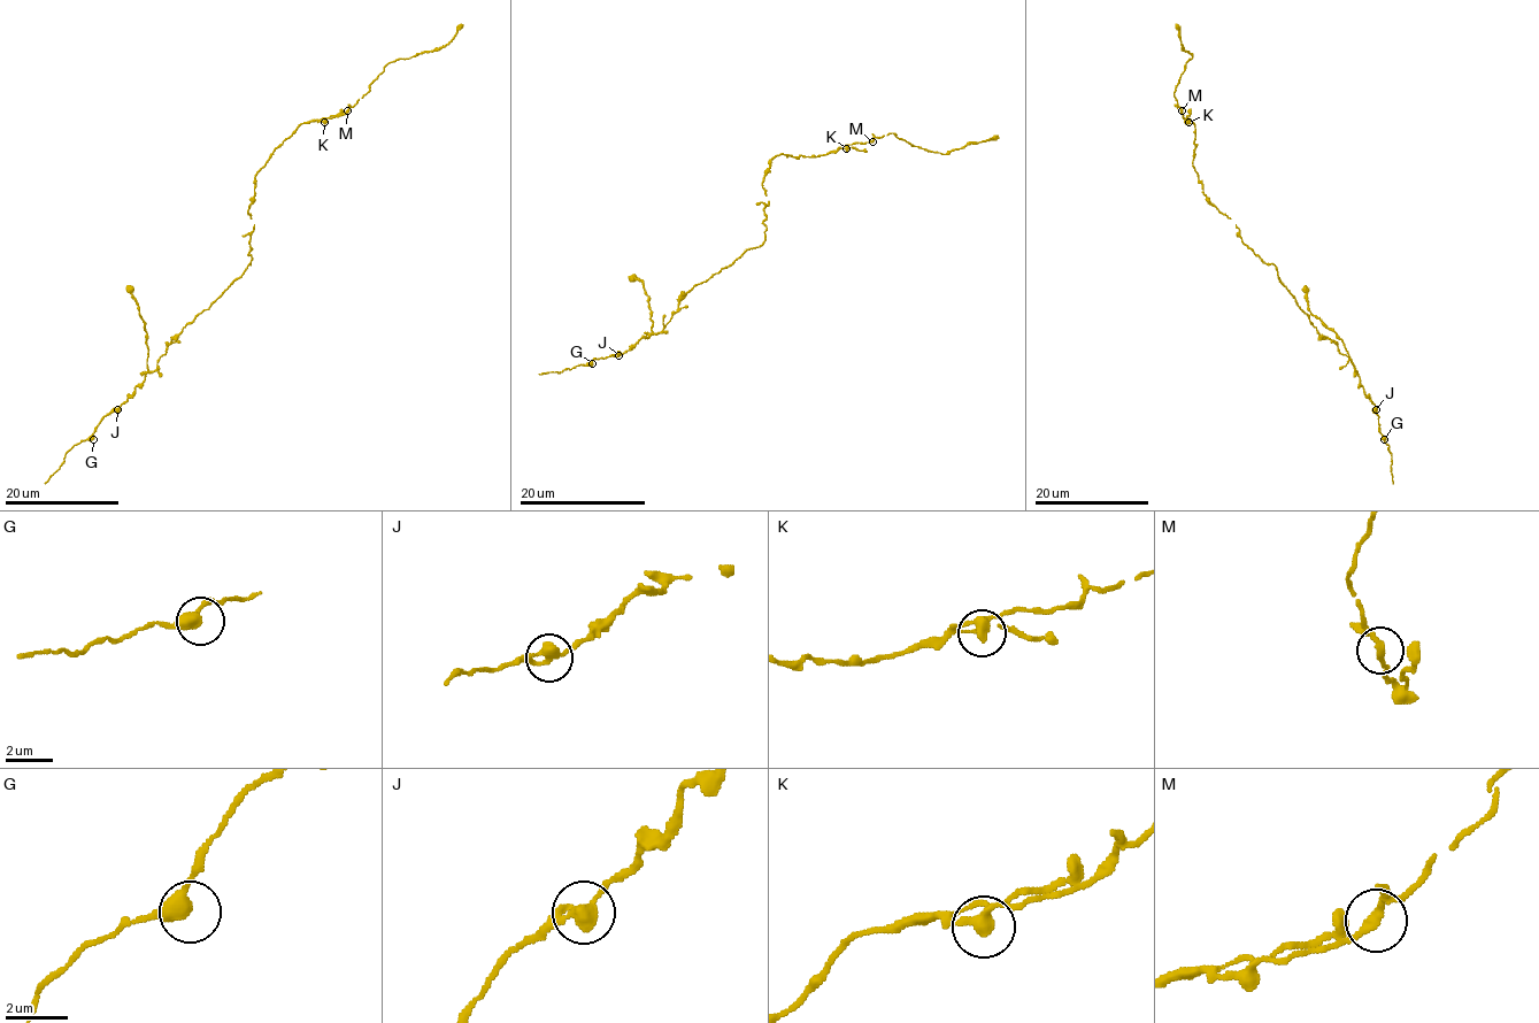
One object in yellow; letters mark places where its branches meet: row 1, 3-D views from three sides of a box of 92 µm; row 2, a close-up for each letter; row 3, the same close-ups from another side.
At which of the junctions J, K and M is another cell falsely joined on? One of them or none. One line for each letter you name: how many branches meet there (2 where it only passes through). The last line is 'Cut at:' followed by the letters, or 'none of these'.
Cut at: none of these

